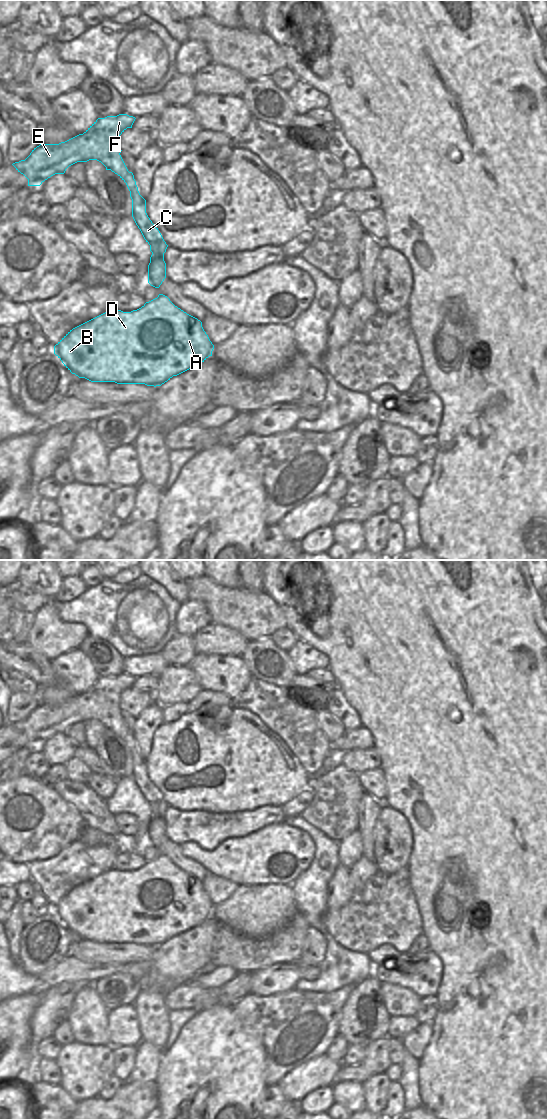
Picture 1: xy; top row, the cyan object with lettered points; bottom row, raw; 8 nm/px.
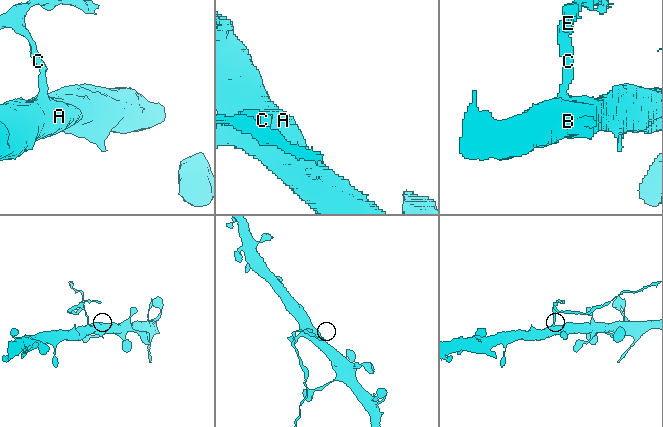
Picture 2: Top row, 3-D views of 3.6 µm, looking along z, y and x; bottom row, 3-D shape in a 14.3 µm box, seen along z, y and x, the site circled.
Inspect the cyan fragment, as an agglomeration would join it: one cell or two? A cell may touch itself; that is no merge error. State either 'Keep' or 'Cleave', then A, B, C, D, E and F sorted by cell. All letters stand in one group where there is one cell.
Cleave. Groups: A B D / C E F.

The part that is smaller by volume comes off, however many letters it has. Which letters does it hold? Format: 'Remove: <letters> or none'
Remove: C, E, F

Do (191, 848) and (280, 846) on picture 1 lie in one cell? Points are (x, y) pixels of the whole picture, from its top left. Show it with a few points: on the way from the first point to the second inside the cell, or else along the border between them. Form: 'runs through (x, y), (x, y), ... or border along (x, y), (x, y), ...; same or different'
runs through (213, 858), (258, 858); same

